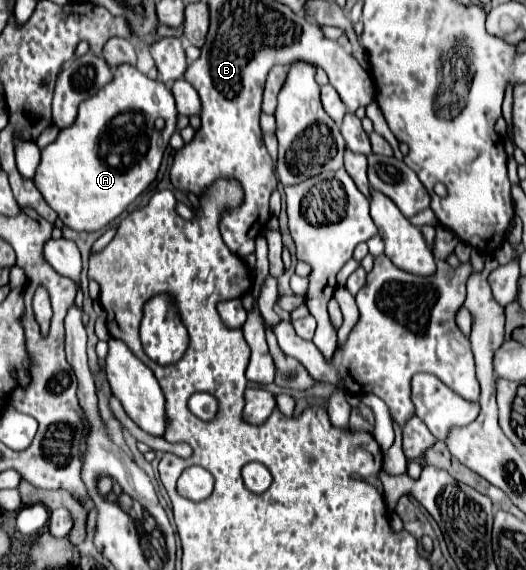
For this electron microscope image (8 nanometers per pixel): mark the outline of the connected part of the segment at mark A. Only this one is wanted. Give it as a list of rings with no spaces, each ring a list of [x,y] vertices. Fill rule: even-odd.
[[[119,65],[111,85],[99,89],[79,105],[77,121],[63,129],[59,137],[41,151],[41,165],[35,173],[35,185],[59,219],[75,231],[99,231],[119,217],[157,177],[163,151],[177,131],[177,107],[171,89],[163,81],[153,81],[133,65]]]

